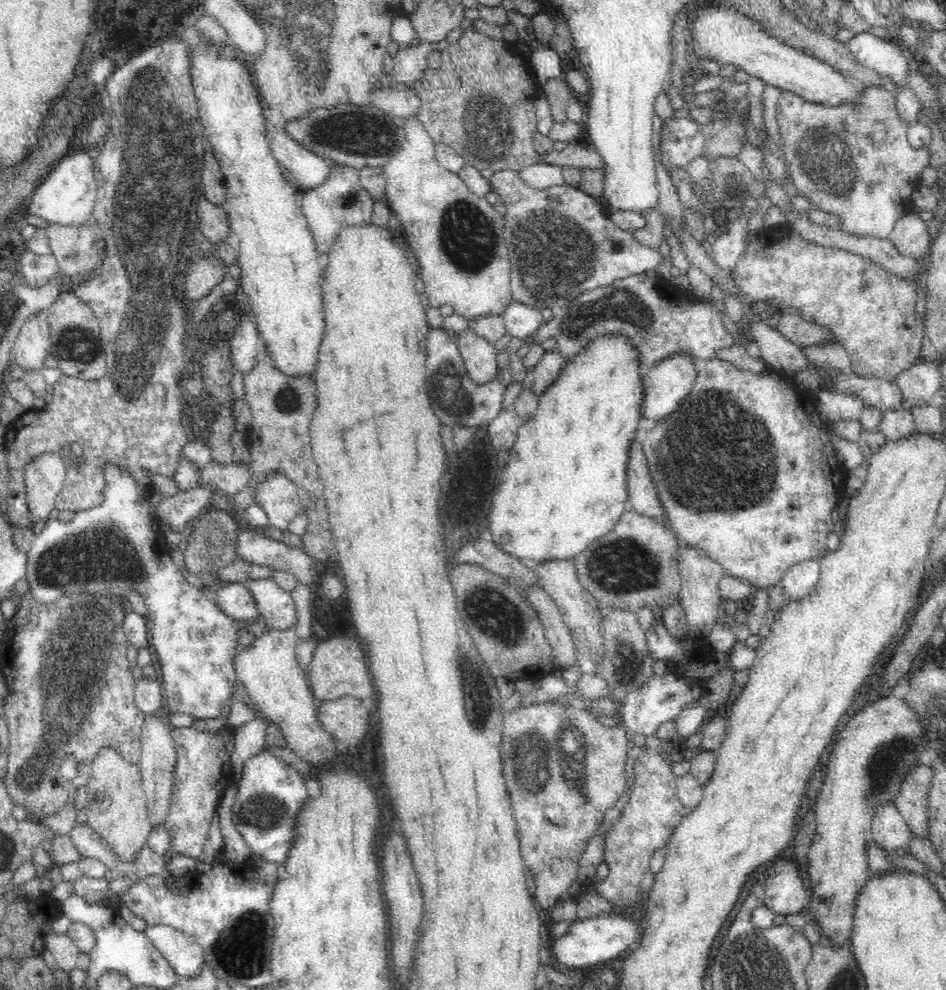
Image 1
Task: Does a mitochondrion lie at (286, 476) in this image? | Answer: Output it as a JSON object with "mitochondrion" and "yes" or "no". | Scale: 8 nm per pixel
{"mitochondrion":"no"}

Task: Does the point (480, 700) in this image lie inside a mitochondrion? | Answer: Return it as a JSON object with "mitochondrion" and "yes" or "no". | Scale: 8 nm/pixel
{"mitochondrion":"yes"}

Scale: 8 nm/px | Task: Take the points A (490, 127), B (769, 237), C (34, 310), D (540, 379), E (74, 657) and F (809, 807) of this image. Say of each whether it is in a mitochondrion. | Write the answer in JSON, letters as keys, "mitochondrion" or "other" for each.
{"A":"mitochondrion","B":"other","C":"other","D":"other","E":"mitochondrion","F":"other"}

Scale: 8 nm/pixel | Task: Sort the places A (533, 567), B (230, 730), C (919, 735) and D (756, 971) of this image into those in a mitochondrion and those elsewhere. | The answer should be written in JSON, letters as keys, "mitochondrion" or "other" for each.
{"A":"other","B":"other","C":"mitochondrion","D":"mitochondrion"}

